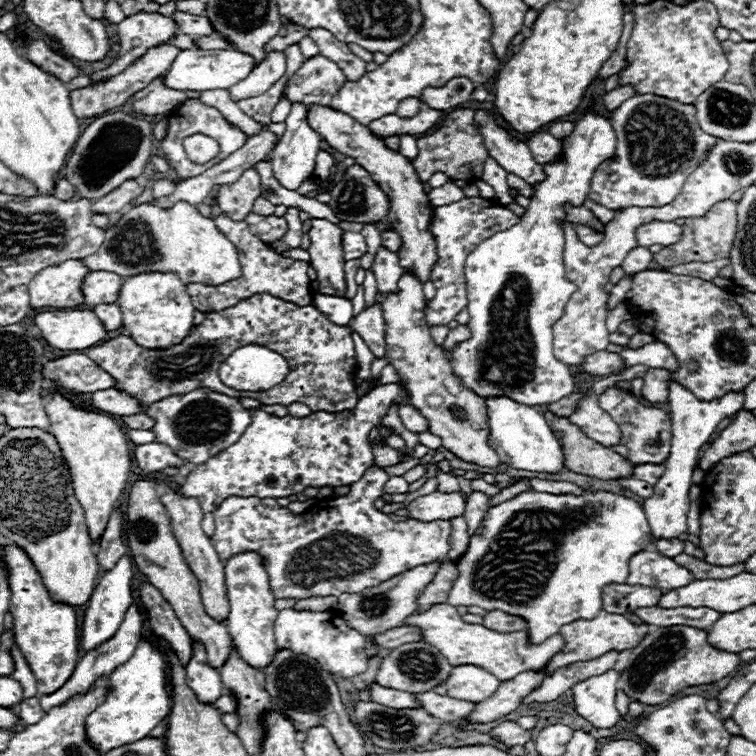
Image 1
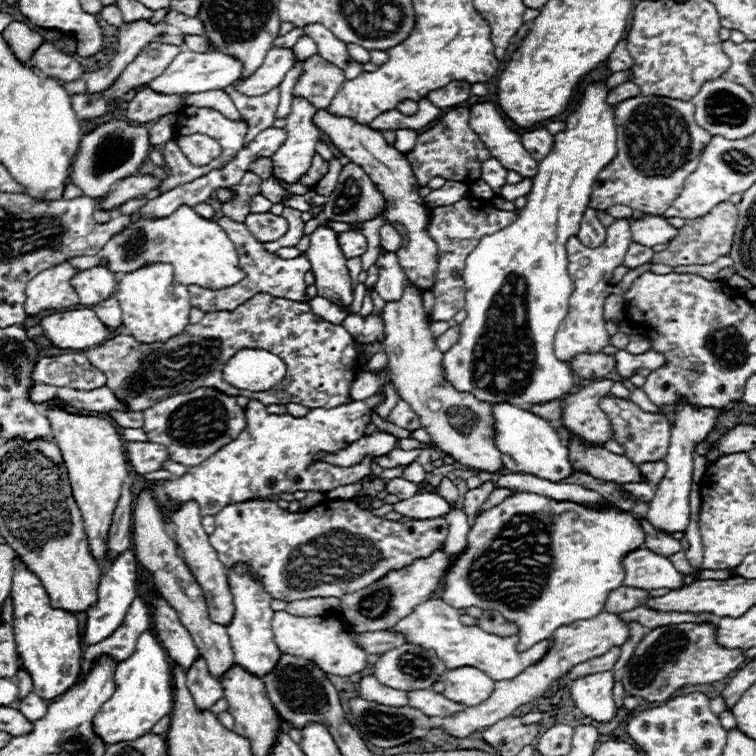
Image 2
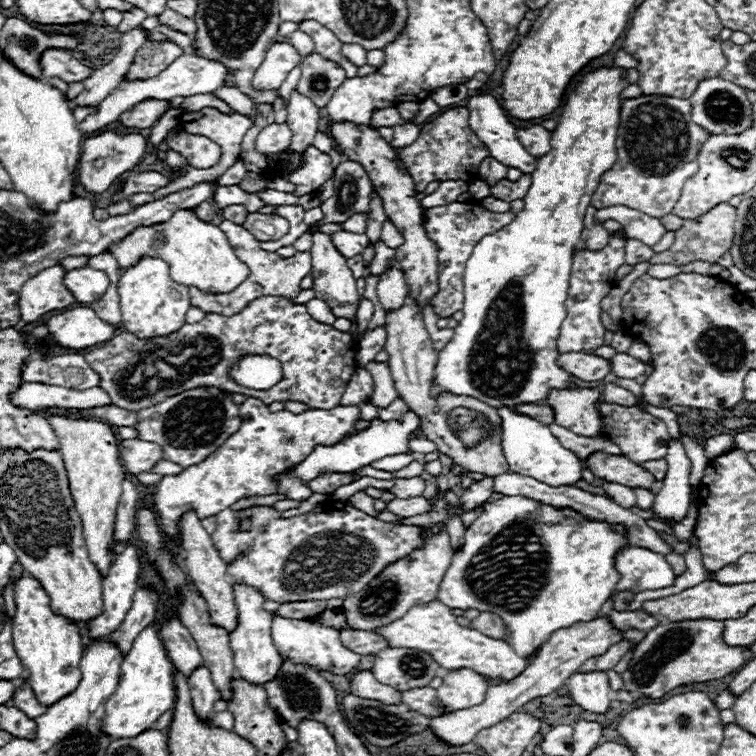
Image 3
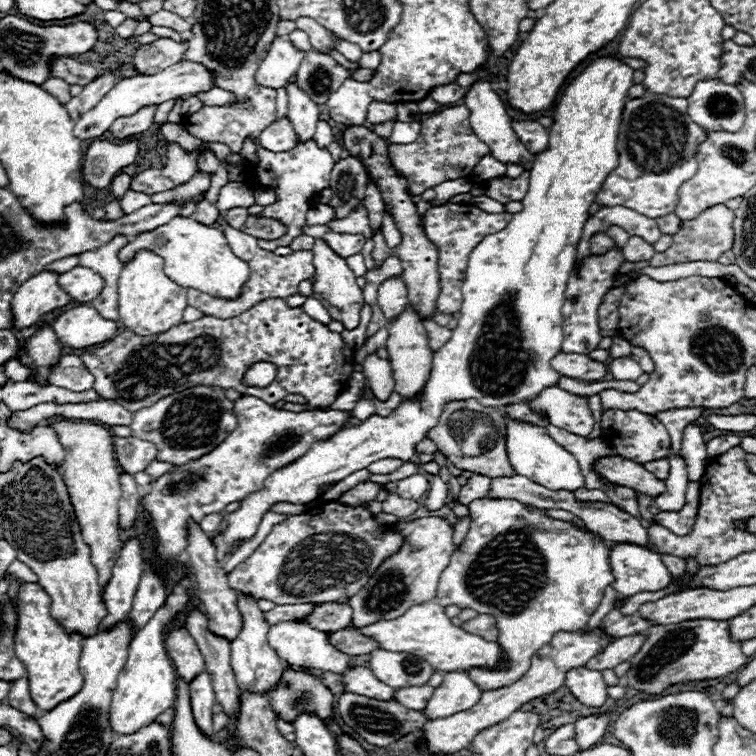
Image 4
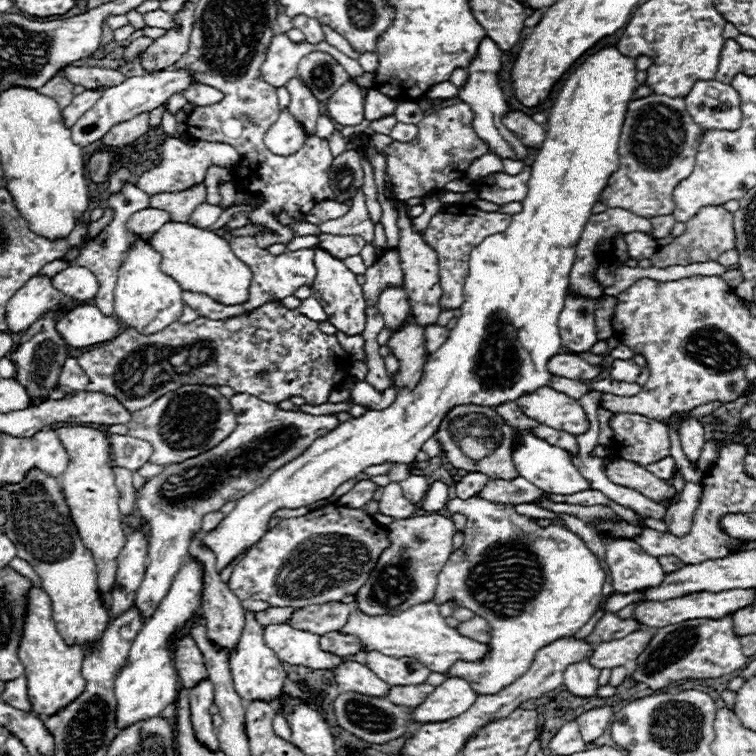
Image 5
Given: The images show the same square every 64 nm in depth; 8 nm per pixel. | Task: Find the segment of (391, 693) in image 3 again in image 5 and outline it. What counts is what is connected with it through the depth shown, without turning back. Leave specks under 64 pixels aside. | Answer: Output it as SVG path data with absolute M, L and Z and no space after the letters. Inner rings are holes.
M342 660L342 664L332 670L332 674L342 692L386 696L386 692L390 688L372 670L368 670L364 664L354 662L354 660Z

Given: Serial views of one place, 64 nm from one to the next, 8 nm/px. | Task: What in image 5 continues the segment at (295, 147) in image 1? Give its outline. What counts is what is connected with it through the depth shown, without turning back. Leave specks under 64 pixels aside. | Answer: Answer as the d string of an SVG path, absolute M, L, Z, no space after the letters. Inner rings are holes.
M300 78L288 80L286 88L290 92L290 106L288 106L288 110L306 128L308 134L314 134L316 118L320 114L320 102L316 100L316 96L312 96L310 88Z

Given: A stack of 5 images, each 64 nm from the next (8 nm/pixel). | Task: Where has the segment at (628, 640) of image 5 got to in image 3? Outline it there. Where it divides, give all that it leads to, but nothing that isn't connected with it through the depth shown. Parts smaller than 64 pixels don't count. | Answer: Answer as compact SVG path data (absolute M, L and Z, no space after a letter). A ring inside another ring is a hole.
M626 638L620 640L618 644L612 644L612 648L608 648L608 652L604 652L602 656L594 656L590 660L586 660L582 664L582 672L592 672L592 670L600 670L600 672L606 672L606 670L612 670L620 660L622 656L632 648L632 642L628 642Z

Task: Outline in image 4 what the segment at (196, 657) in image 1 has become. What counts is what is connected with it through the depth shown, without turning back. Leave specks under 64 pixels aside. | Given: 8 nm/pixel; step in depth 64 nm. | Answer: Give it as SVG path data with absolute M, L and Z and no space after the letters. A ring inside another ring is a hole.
M202 672L190 682L190 704L192 704L192 714L196 726L210 738L216 736L212 728L212 706L216 704L212 680L208 672Z

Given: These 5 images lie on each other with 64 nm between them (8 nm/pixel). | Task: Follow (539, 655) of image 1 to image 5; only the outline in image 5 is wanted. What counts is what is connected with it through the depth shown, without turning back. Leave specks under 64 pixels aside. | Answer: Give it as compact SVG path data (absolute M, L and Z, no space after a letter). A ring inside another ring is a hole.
M424 602L408 608L406 612L400 612L396 616L366 616L364 612L358 612L358 608L350 614L344 628L338 632L348 632L350 636L360 636L364 650L372 652L384 652L388 656L412 656L426 664L432 672L448 672L448 668L456 660L480 660L488 652L488 646L482 642L474 642L470 638L464 638L456 632L456 628L450 628L444 618L438 614L438 604Z

